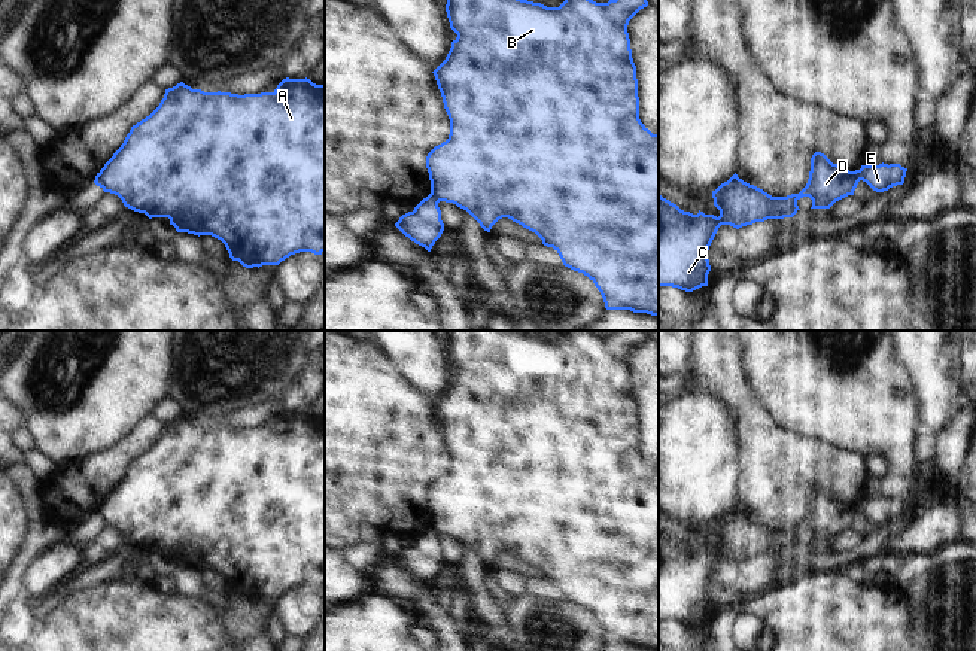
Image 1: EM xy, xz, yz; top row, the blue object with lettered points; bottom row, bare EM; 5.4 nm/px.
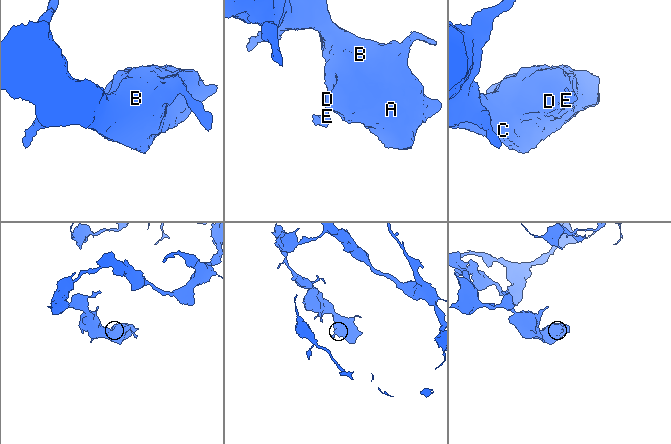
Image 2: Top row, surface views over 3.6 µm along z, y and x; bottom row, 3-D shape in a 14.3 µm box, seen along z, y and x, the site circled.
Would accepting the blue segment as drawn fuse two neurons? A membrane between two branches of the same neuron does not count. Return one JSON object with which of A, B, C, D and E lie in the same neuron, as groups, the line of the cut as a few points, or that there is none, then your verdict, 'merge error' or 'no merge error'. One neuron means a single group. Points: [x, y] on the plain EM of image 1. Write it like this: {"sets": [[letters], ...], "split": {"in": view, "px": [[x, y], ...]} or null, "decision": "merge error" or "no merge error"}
{"sets": [["A", "B", "C", "D"], ["E"]], "split": {"in": "xz", "px": [[431, 526], [438, 535]]}, "decision": "merge error"}

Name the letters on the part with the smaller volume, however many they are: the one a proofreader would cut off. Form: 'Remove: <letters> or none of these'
Remove: E.

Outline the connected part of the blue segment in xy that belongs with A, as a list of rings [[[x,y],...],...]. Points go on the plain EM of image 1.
[[[283,413],[273,426],[231,428],[204,426],[192,423],[183,416],[165,423],[159,439],[145,453],[131,460],[121,481],[104,498],[94,515],[104,526],[118,529],[124,539],[152,551],[168,551],[177,566],[194,569],[212,569],[221,574],[232,594],[246,602],[279,599],[291,588],[325,585],[325,419],[316,419],[310,413]]]

